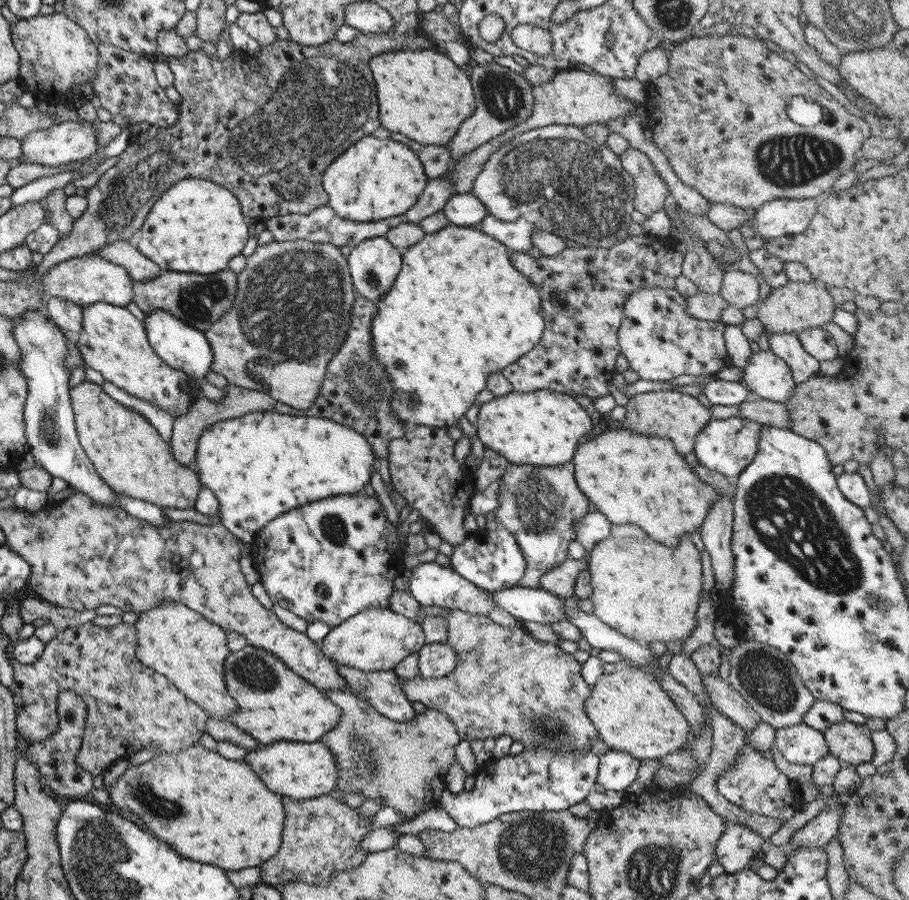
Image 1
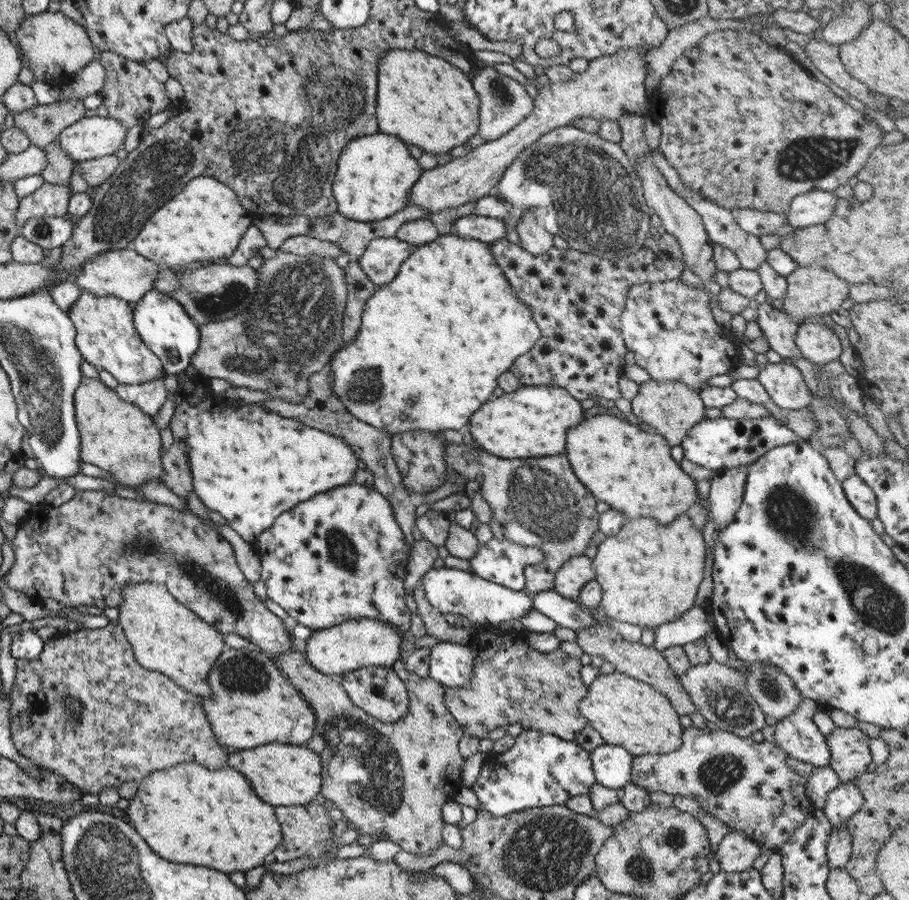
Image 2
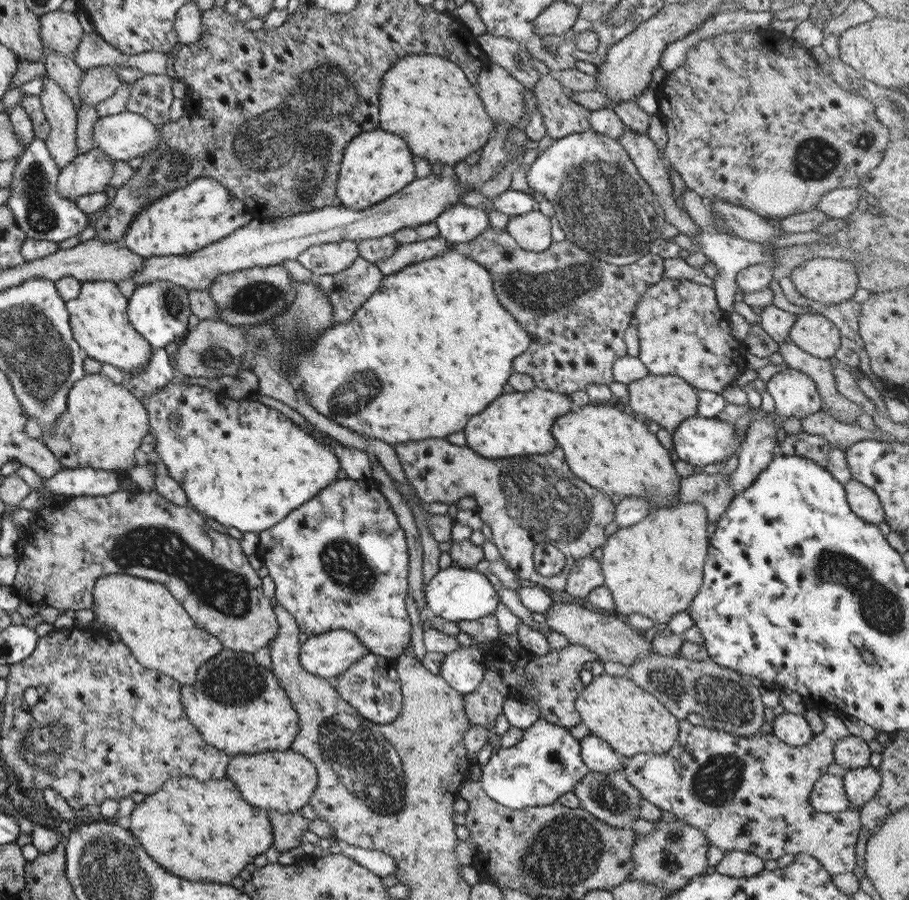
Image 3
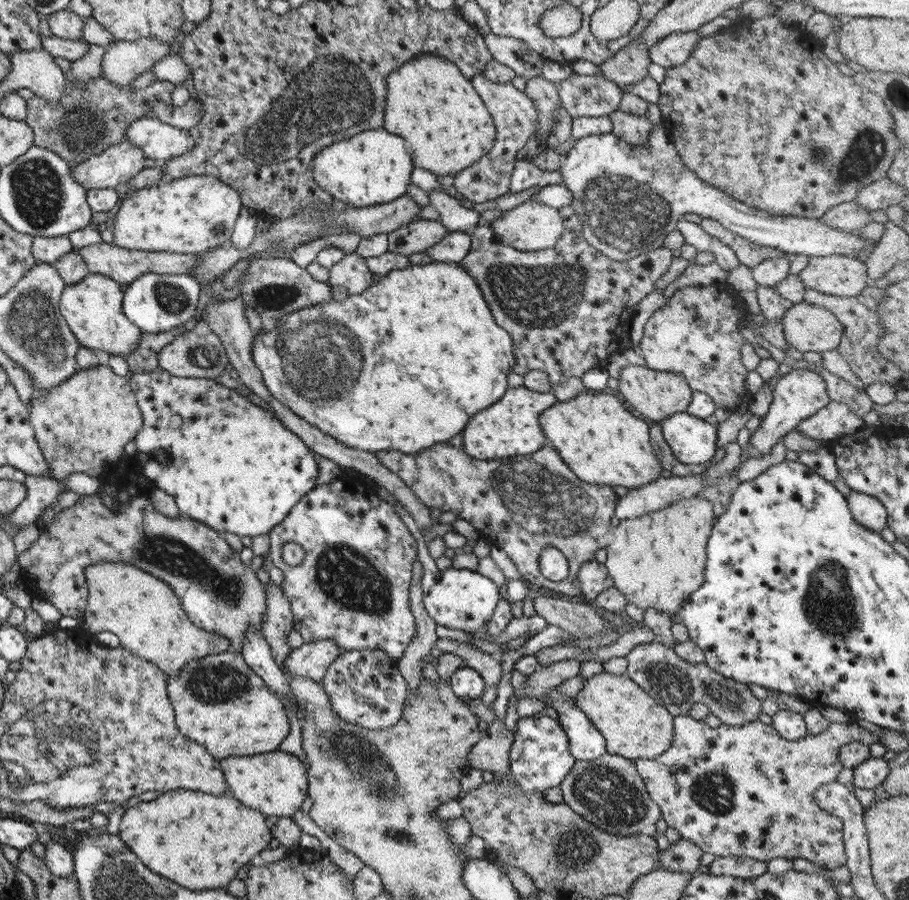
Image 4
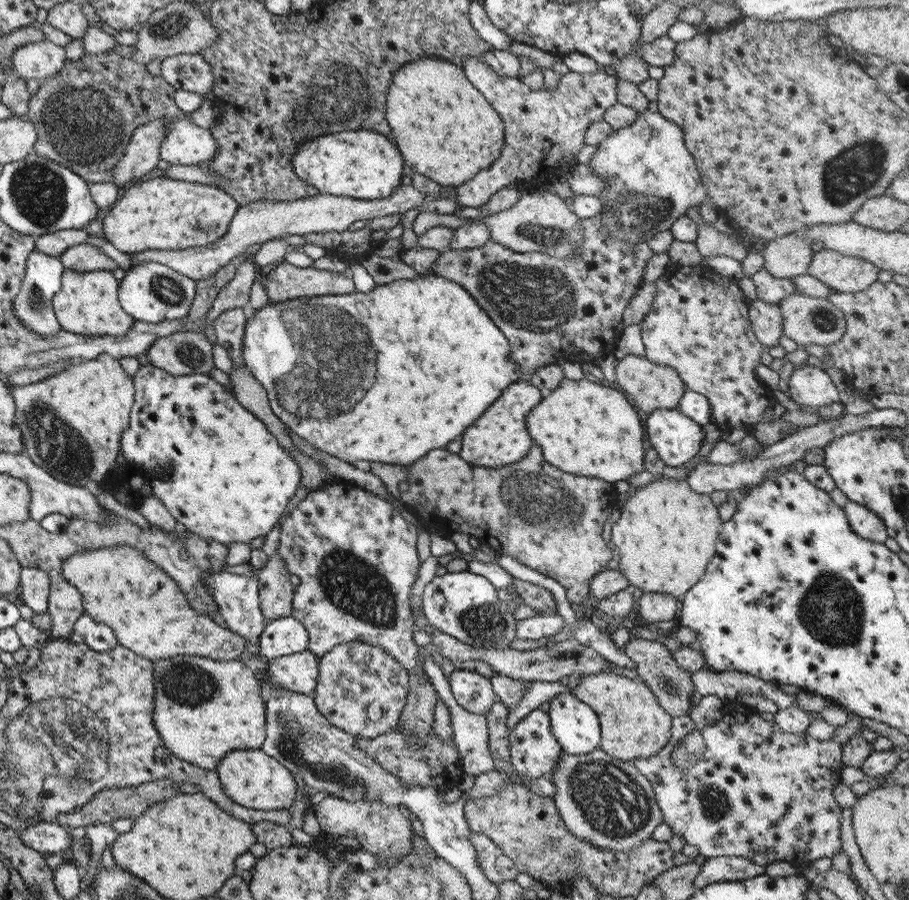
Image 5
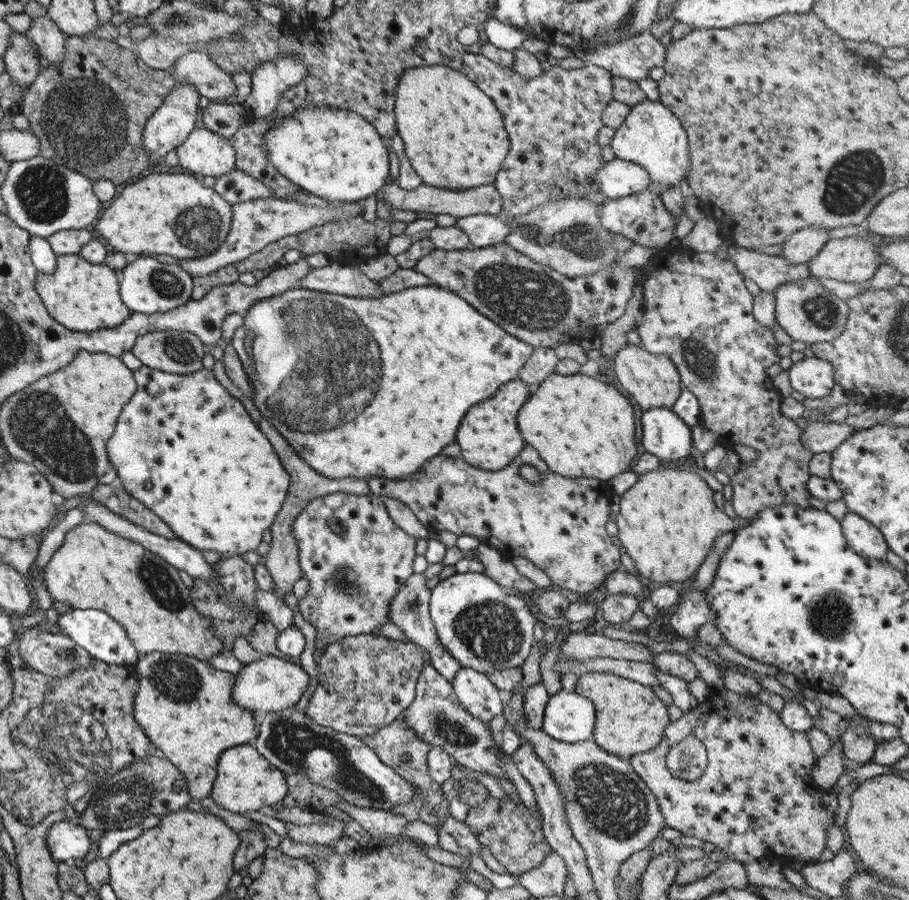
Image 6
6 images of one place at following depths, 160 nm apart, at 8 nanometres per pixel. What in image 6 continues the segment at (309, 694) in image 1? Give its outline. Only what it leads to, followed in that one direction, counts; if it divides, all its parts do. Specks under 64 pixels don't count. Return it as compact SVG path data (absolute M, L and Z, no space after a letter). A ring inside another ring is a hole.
M162 652L138 655L137 662L133 669L134 674L136 674L136 691L134 697L132 697L132 715L135 722L142 728L142 731L145 733L145 736L149 739L149 742L153 747L153 750L160 753L183 775L183 778L185 778L187 783L189 796L193 798L193 800L199 802L201 798L210 796L212 782L216 777L216 762L219 758L219 754L232 748L232 746L240 746L245 743L251 744L257 732L257 719L253 718L253 715L256 713L251 710L248 711L244 708L239 708L235 702L231 702L230 692L234 683L235 673L215 670L208 661L203 659L197 659L185 654L167 654Z

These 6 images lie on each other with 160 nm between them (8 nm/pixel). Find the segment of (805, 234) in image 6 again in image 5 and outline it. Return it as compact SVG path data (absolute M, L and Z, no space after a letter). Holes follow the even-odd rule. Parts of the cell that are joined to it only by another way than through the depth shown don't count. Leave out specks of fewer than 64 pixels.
M796 233L767 241L761 254L769 275L788 279L805 273L812 257L810 242Z

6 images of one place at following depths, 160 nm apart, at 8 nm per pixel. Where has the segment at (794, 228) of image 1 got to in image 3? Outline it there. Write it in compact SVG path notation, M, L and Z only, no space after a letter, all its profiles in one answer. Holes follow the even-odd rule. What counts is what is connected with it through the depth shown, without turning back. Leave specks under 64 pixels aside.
M861 186L833 189L826 192L818 201L815 209L829 218L844 218L856 211L861 196L867 195Z

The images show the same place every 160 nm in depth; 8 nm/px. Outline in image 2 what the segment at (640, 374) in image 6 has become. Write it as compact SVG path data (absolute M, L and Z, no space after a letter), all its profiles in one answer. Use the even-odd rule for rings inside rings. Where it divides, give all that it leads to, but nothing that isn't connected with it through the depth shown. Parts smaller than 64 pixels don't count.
M649 379L638 384L638 391L630 400L634 416L648 424L650 431L661 435L672 447L682 441L687 430L704 417L704 406L696 390L692 390L681 381L658 381Z

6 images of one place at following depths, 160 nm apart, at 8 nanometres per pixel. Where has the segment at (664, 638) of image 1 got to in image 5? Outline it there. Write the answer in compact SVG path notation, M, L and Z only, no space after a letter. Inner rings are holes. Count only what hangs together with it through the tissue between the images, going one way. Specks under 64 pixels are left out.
M656 477L651 484L630 489L619 520L612 524L610 542L615 547L613 558L619 562L619 572L628 580L629 588L637 586L642 592L667 593L677 598L685 594L702 575L707 562L713 557L715 541L721 520L709 496L693 492L685 480Z

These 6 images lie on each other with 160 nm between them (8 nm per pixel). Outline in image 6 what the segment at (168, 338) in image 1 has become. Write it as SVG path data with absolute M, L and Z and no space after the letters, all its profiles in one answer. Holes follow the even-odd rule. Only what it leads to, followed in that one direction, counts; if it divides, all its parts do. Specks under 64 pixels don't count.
M147 255L127 263L121 271L118 293L121 302L131 313L153 314L168 311L190 299L192 278L179 265L161 263Z

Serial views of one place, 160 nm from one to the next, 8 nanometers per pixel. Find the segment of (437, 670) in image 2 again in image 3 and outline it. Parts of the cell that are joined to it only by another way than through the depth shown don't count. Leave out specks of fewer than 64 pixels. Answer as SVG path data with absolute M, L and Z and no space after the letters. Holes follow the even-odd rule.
M473 647L456 648L442 660L439 675L460 695L473 692L484 675L483 655Z

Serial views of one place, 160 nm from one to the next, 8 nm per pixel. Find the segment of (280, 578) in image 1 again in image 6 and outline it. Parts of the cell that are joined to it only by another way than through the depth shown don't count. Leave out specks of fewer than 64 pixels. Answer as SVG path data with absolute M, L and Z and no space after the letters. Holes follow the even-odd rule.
M332 493L312 499L295 517L293 538L299 548L302 577L309 582L309 591L298 601L298 610L304 621L317 631L315 646L323 650L333 641L356 634L379 634L377 627L389 622L387 608L395 591L412 573L416 540L399 529L389 518L383 502L373 494L351 495ZM427 663L423 665L419 673L413 700L407 708L400 712L400 718L418 738L428 742L430 746L437 746L445 751L451 759L457 761L461 766L488 774L489 776L500 776L507 779L500 760L497 758L496 741L494 735L478 718L472 717L457 700L450 681L445 680L437 674L437 671Z

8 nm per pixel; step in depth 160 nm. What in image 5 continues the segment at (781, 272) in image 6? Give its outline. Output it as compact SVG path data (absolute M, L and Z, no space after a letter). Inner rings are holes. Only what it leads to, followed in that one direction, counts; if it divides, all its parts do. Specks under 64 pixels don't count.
M763 266L751 274L750 278L755 285L756 298L763 302L777 305L782 298L794 293L791 278L772 277Z

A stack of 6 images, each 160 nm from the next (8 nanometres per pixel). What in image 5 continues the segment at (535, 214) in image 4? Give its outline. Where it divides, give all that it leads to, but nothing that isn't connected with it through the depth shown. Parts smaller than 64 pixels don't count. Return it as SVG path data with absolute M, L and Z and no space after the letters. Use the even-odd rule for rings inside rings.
M541 185L524 192L513 206L480 217L478 220L462 219L453 214L438 216L440 225L455 230L460 224L469 221L481 221L489 231L490 240L510 248L516 253L543 253L551 257L563 257L570 250L577 250L582 243L582 231L579 229L580 218L571 210L566 200L559 198Z

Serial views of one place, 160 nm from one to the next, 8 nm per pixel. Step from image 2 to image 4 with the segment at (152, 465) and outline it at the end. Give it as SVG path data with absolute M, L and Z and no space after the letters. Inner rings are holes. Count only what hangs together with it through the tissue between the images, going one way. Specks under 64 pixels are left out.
M95 365L77 370L63 382L48 388L44 395L33 393L27 407L28 421L34 430L34 439L53 479L59 481L71 473L98 476L101 485L95 492L95 496L107 508L115 508L121 500L128 500L133 496L148 498L151 492L154 492L154 490L149 490L149 482L141 473L148 454L136 451L128 456L123 452L123 446L133 440L142 423L135 395L129 386L127 376L114 374L108 365Z

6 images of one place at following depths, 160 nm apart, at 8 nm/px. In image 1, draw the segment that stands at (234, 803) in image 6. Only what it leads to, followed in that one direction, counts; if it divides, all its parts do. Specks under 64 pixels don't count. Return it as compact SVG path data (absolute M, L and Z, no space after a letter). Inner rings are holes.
M318 740L311 744L303 742L279 741L265 746L263 750L251 750L247 756L243 756L243 762L251 766L251 770L259 776L263 776L263 784L267 790L271 790L279 796L288 796L293 800L307 800L335 789L336 764L331 750Z

